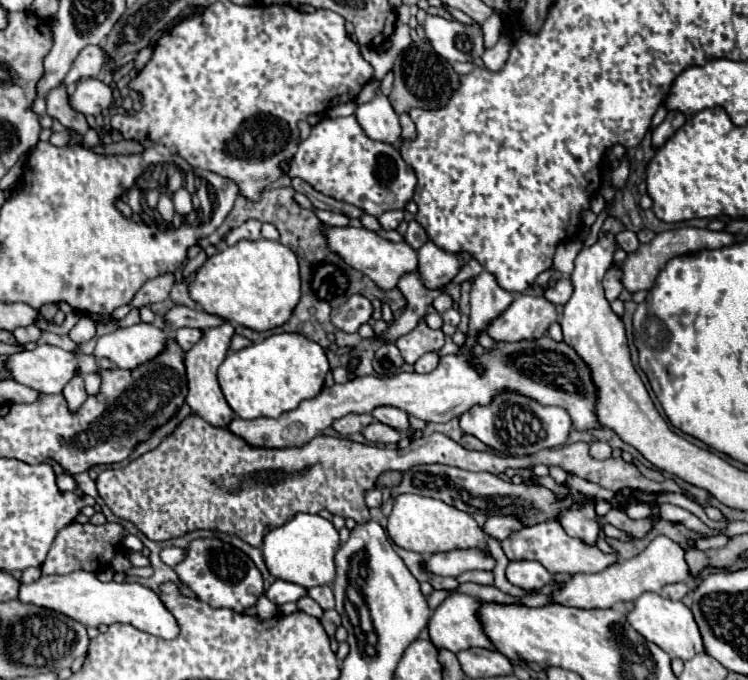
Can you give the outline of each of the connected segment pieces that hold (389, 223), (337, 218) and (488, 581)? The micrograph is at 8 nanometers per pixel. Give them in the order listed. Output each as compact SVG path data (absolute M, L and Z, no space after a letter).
M397 209L397 211L387 211L387 213L379 215L377 221L381 223L383 229L397 229L397 225L403 221L403 211L401 211L401 209Z
M315 211L315 215L327 227L347 227L349 225L349 219L345 215L339 215L339 213L333 213L333 211Z
M467 571L457 577L459 583L479 583L479 585L493 585L493 573L491 571Z

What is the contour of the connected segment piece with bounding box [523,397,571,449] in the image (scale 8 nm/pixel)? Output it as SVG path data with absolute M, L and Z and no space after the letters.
M525 399L525 410L530 411L543 423L545 429L545 439L543 439L543 449L547 447L559 447L567 441L569 433L571 433L571 419L567 415L565 409L561 407L543 407L531 399Z

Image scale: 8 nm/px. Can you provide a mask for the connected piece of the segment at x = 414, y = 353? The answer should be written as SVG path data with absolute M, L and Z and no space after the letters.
M419 321L419 325L411 333L407 333L395 341L397 349L401 351L401 357L411 365L423 353L439 351L443 347L443 343L445 343L443 331L433 331L425 321Z

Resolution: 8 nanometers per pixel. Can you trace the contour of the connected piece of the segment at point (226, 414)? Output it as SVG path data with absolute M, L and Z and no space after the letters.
M225 323L215 329L207 329L203 339L185 353L185 367L187 367L187 379L189 379L187 405L191 407L193 413L197 413L199 417L203 417L207 423L211 423L215 427L227 427L235 417L235 413L231 413L231 407L227 405L227 401L219 389L219 383L217 383L217 369L229 351L229 341L231 341L233 333L235 331L233 331L231 323Z

